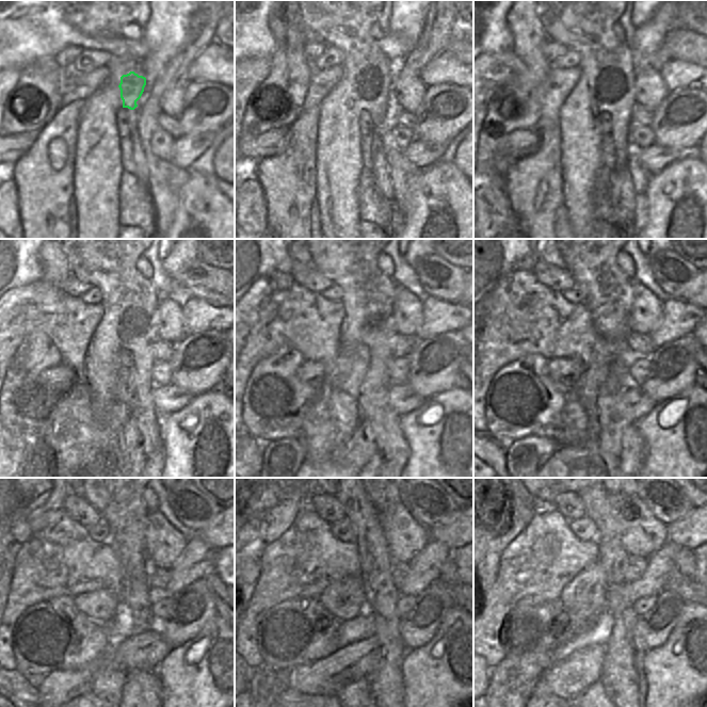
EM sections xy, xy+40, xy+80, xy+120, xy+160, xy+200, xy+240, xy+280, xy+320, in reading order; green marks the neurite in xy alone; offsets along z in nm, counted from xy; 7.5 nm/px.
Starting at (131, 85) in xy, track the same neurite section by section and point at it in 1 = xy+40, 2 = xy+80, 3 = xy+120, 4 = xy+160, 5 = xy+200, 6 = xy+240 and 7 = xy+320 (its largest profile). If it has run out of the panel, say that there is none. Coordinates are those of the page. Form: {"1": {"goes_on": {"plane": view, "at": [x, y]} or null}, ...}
{"1": {"goes_on": {"plane": "xy+40", "at": [371, 86]}}, "2": {"goes_on": {"plane": "xy+80", "at": [611, 86]}}, "3": {"goes_on": {"plane": "xy+120", "at": [133, 325]}}, "4": {"goes_on": {"plane": "xy+160", "at": [372, 325]}}, "5": {"goes_on": {"plane": "xy+200", "at": [611, 325]}}, "6": {"goes_on": {"plane": "xy+240", "at": [140, 595]}}, "7": {"goes_on": {"plane": "xy+320", "at": [623, 678]}}}

